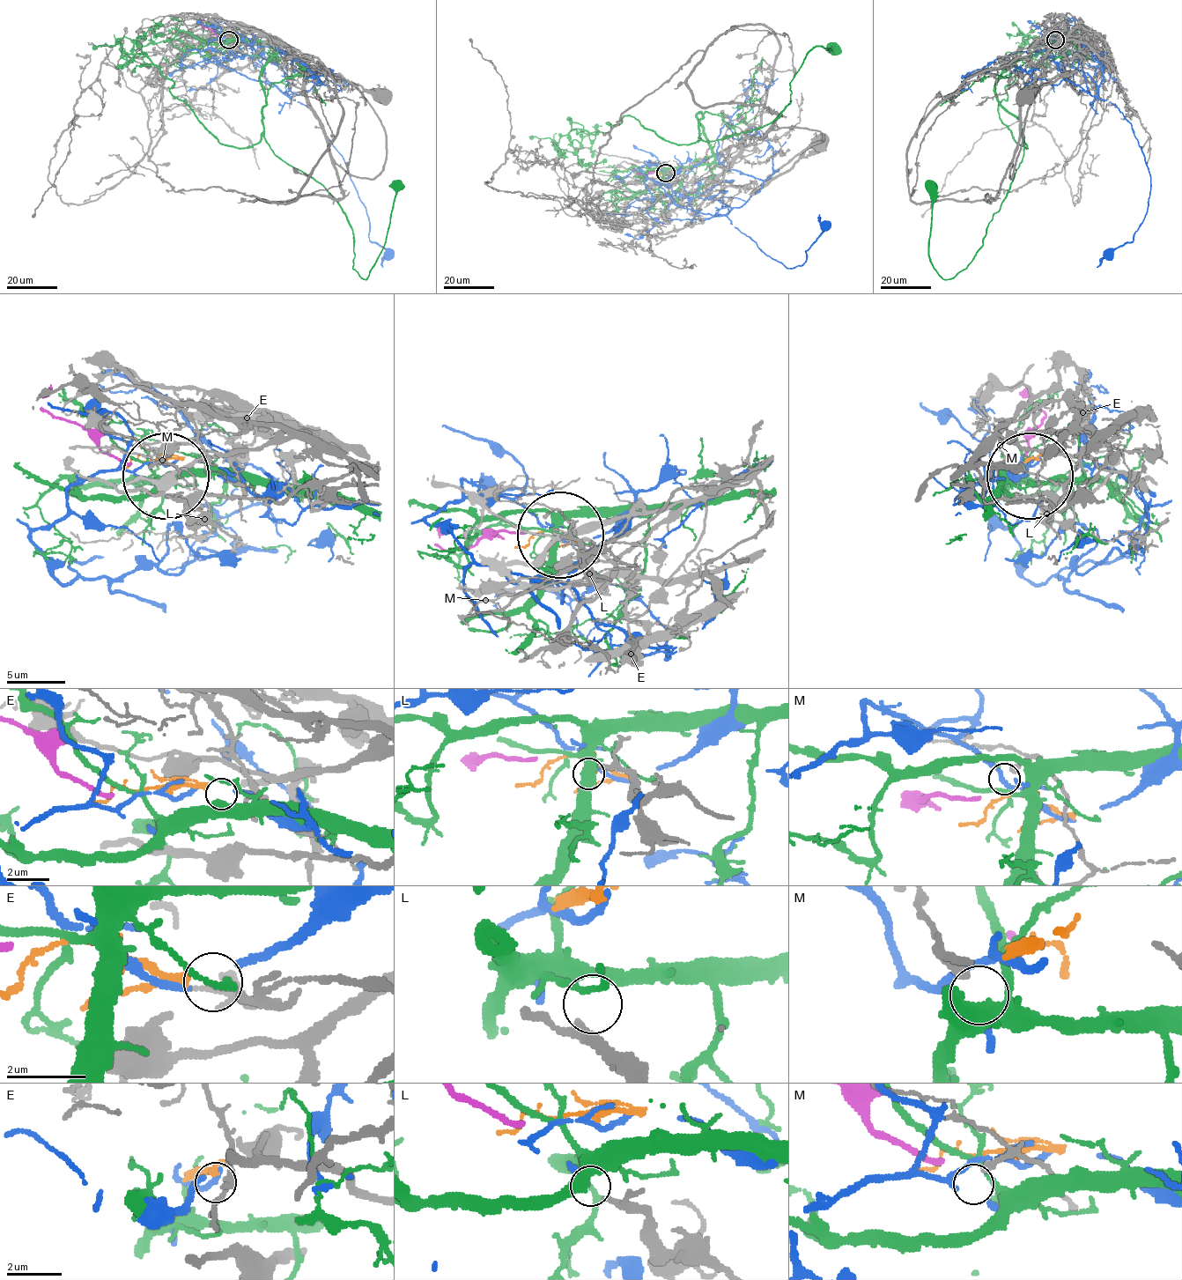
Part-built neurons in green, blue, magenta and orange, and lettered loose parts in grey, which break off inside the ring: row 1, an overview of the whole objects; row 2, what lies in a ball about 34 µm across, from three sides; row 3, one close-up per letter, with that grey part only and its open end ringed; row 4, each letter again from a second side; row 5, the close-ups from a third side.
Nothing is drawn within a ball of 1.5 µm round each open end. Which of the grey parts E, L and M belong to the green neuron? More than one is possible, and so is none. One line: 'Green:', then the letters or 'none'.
Green: none

